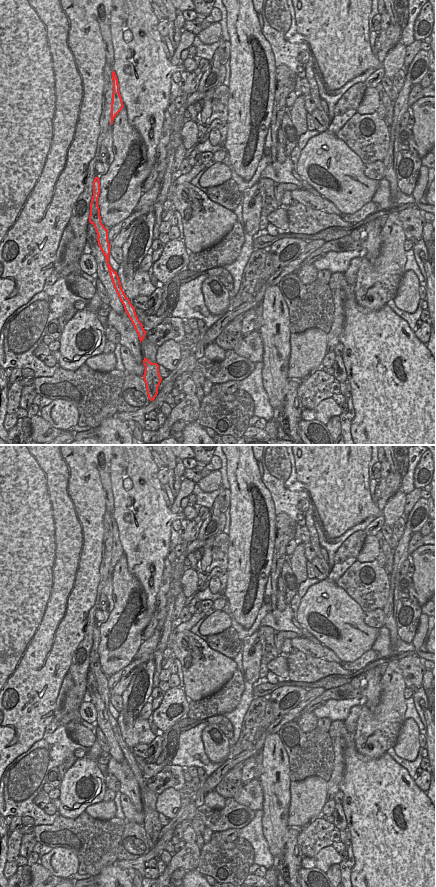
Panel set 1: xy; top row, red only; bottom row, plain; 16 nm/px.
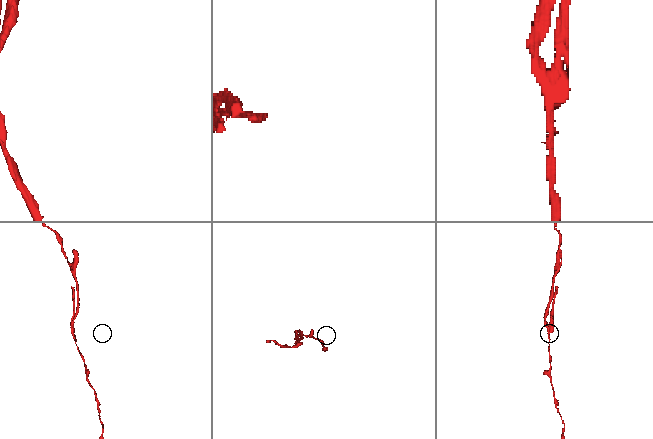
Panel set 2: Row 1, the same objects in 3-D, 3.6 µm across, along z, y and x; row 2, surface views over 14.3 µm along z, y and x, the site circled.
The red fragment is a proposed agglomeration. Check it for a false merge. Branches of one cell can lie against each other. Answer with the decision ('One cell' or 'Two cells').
Two cells.

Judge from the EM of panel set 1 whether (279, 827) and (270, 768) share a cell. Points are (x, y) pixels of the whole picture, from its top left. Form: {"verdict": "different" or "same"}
{"verdict": "same"}

